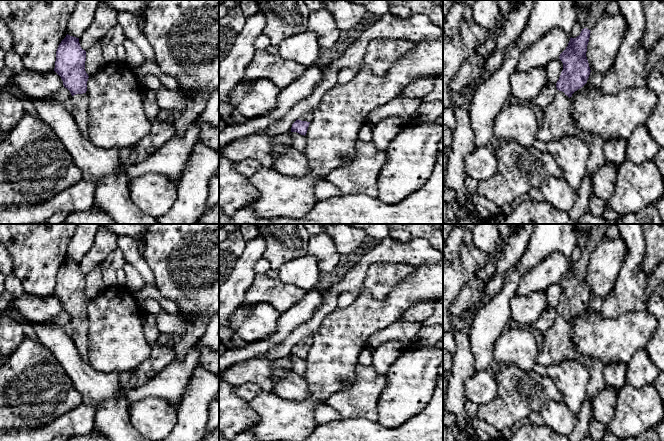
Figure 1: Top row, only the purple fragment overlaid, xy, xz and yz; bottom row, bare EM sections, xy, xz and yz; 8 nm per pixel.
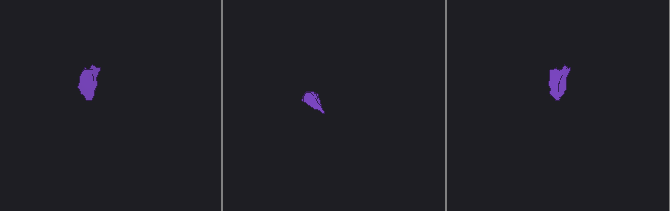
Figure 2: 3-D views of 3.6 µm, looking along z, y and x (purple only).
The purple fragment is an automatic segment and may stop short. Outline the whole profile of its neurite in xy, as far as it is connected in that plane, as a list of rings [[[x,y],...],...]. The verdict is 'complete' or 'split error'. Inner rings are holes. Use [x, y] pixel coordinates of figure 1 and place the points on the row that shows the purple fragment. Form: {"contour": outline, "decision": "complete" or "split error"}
{"contour": [[[66,35],[59,44],[56,51],[56,61],[54,71],[61,77],[63,85],[73,96],[69,102],[71,114],[84,138],[88,137],[88,96],[87,96],[87,81],[88,74],[85,71],[86,51],[83,50],[79,43],[79,38]]], "decision": "split error"}

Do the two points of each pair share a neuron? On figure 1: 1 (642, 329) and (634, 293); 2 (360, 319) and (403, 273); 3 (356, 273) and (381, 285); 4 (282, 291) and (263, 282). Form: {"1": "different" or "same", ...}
{"1": "different", "2": "different", "3": "different", "4": "same"}

